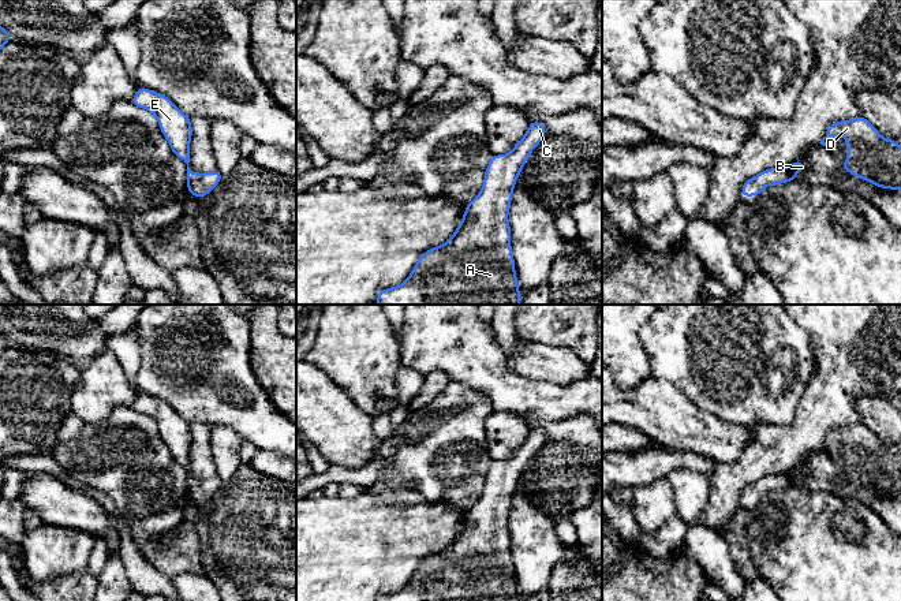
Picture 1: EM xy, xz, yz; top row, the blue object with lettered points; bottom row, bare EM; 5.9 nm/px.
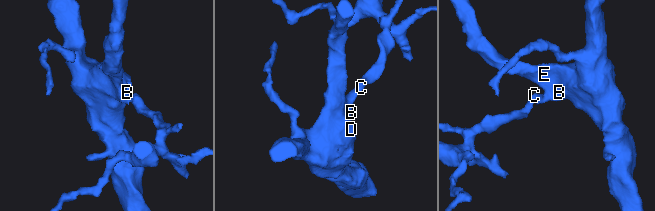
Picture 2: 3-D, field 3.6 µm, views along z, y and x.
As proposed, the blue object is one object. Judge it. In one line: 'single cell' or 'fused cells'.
single cell

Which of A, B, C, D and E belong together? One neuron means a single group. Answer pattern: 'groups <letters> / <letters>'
groups A B C D E

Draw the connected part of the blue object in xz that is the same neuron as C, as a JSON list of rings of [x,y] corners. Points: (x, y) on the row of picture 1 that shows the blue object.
[[[530,122],[526,135],[506,154],[491,157],[481,193],[466,205],[466,213],[448,242],[425,251],[411,270],[407,280],[399,287],[378,291],[377,305],[520,305],[521,295],[517,287],[515,260],[511,247],[511,227],[508,212],[512,193],[530,153],[546,137],[542,122]]]

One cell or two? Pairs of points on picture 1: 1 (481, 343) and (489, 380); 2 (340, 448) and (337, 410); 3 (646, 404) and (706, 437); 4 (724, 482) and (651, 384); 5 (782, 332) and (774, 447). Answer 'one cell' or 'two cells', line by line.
1: one cell
2: one cell
3: one cell
4: two cells
5: two cells

